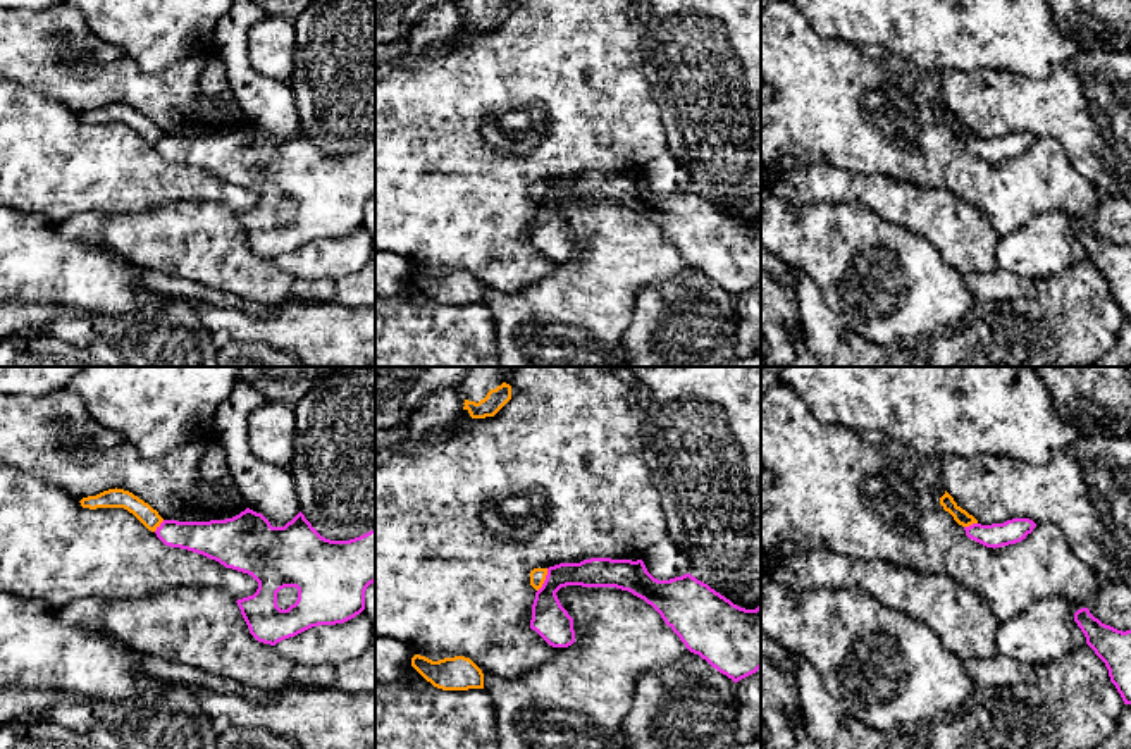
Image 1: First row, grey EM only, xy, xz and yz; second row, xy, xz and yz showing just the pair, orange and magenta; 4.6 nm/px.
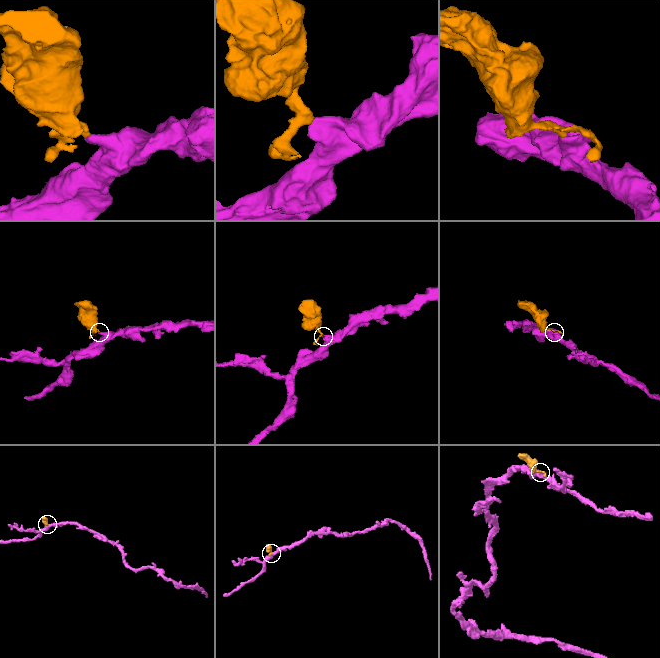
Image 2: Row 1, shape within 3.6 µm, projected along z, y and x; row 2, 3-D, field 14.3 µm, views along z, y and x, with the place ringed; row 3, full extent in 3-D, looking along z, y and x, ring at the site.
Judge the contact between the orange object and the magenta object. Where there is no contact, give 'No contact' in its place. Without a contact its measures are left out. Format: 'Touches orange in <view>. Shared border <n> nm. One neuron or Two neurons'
Touches orange in xz. Shared border 120 nm. Two neurons

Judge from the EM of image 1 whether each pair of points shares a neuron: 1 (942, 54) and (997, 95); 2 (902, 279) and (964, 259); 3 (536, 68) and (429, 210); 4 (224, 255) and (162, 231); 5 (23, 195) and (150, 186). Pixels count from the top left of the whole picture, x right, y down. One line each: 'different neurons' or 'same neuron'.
1: different neurons
2: different neurons
3: same neuron
4: same neuron
5: same neuron

